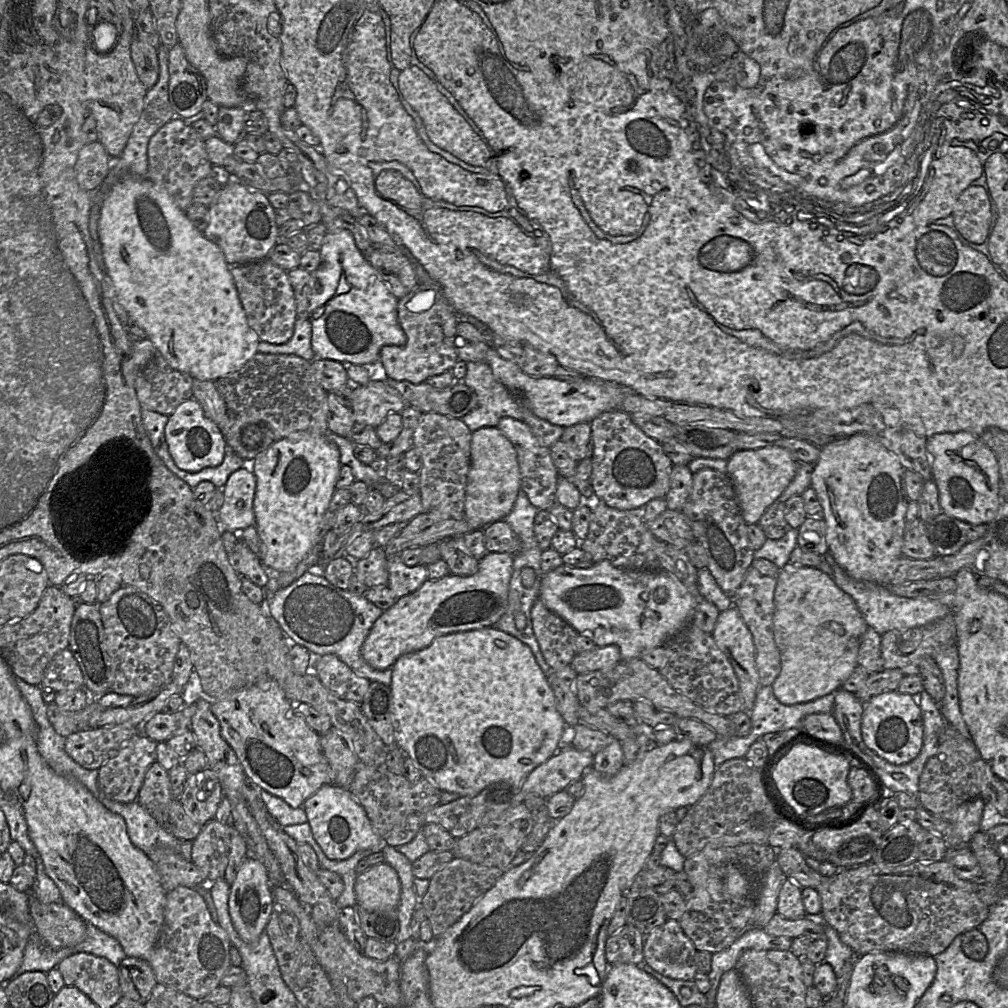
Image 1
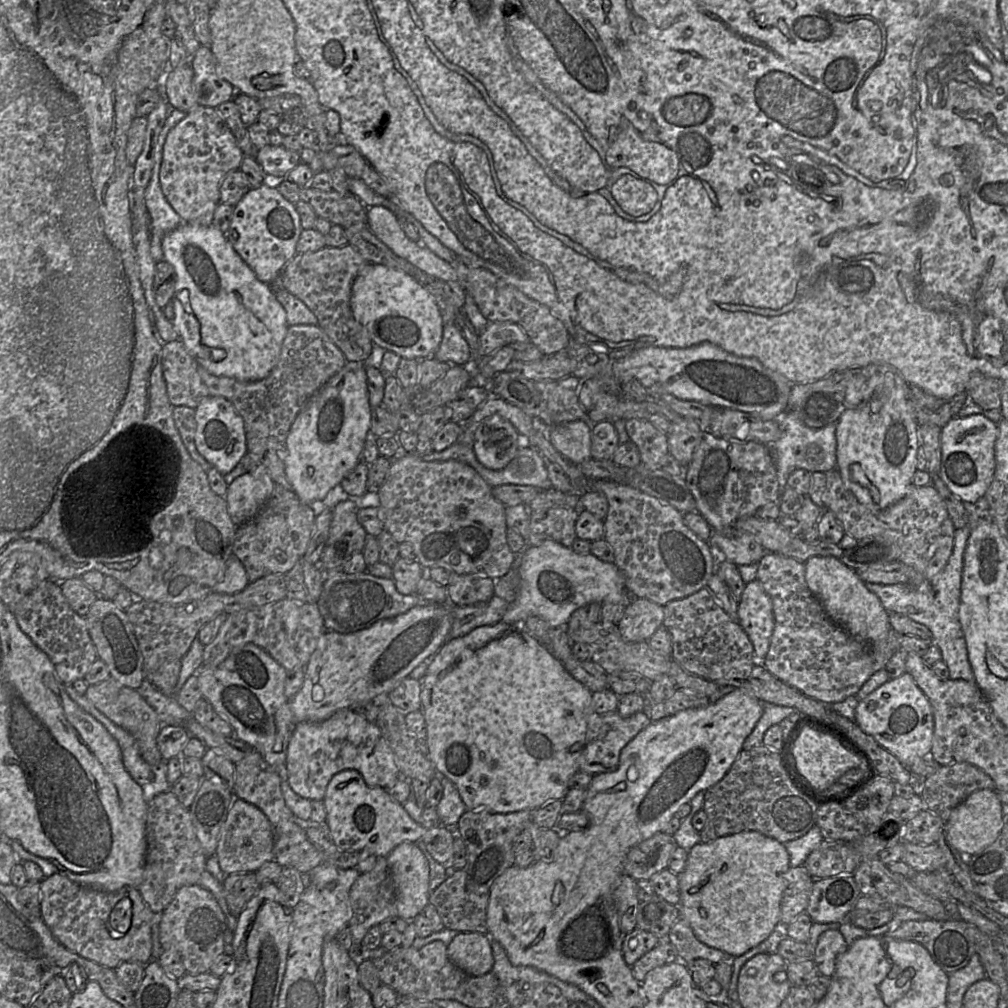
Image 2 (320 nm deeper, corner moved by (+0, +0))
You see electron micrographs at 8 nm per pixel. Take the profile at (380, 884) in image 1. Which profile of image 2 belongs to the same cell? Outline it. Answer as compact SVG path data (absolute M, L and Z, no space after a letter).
M411 842L397 845L386 860L394 886L397 916L413 921L429 904L428 861L422 850Z

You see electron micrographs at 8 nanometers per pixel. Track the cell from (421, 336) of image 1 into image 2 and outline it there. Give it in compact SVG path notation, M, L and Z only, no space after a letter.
M454 323L444 324L443 339L433 357L450 365L464 365L469 360L469 345Z

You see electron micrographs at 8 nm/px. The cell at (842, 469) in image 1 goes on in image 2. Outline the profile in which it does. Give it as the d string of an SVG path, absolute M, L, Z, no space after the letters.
M895 379L877 388L871 400L858 408L846 409L836 428L836 469L845 487L858 502L871 511L878 511L901 500L912 483L920 446L919 427L915 419L913 404L906 398L902 387L896 387Z

